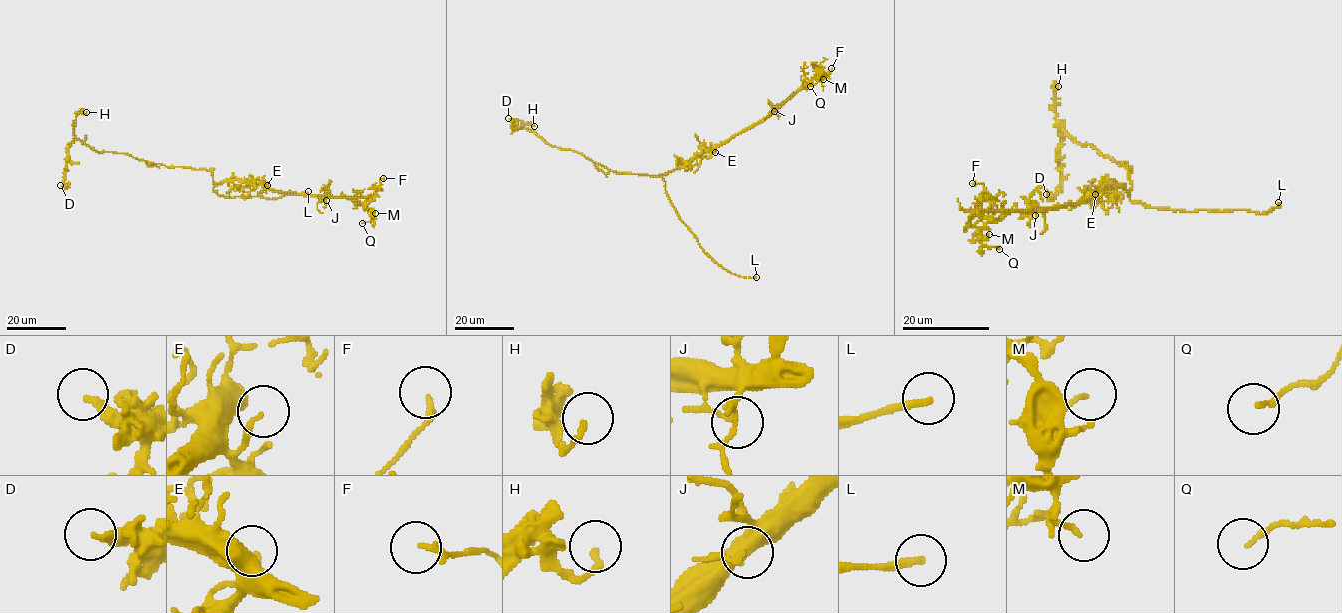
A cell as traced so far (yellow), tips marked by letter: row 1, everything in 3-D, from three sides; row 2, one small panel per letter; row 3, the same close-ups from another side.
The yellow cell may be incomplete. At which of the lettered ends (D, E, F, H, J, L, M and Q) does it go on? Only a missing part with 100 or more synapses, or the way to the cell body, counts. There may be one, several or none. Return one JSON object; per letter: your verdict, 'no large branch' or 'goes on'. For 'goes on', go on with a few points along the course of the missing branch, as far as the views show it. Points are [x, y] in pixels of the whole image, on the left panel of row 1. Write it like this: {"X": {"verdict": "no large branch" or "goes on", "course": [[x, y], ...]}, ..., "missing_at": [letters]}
{"D": {"verdict": "no large branch"}, "E": {"verdict": "no large branch"}, "F": {"verdict": "no large branch"}, "H": {"verdict": "no large branch"}, "J": {"verdict": "no large branch"}, "L": {"verdict": "goes on", "course": [[308, 191], [352, 194], [371, 189]]}, "M": {"verdict": "no large branch"}, "Q": {"verdict": "no large branch"}, "missing_at": ["L"]}

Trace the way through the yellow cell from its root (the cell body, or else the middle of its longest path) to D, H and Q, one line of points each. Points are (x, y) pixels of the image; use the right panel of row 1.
D: (1131, 187), (1130, 171), (1121, 162), (1077, 142), (1060, 126), (1062, 187), (1046, 194)
H: (1131, 187), (1130, 171), (1121, 162), (1077, 142), (1062, 127), (1053, 99), (1058, 86)
Q: (1131, 187), (1128, 190), (1104, 186), (1082, 201), (1009, 210), (993, 218), (980, 232), (980, 241), (999, 249)

